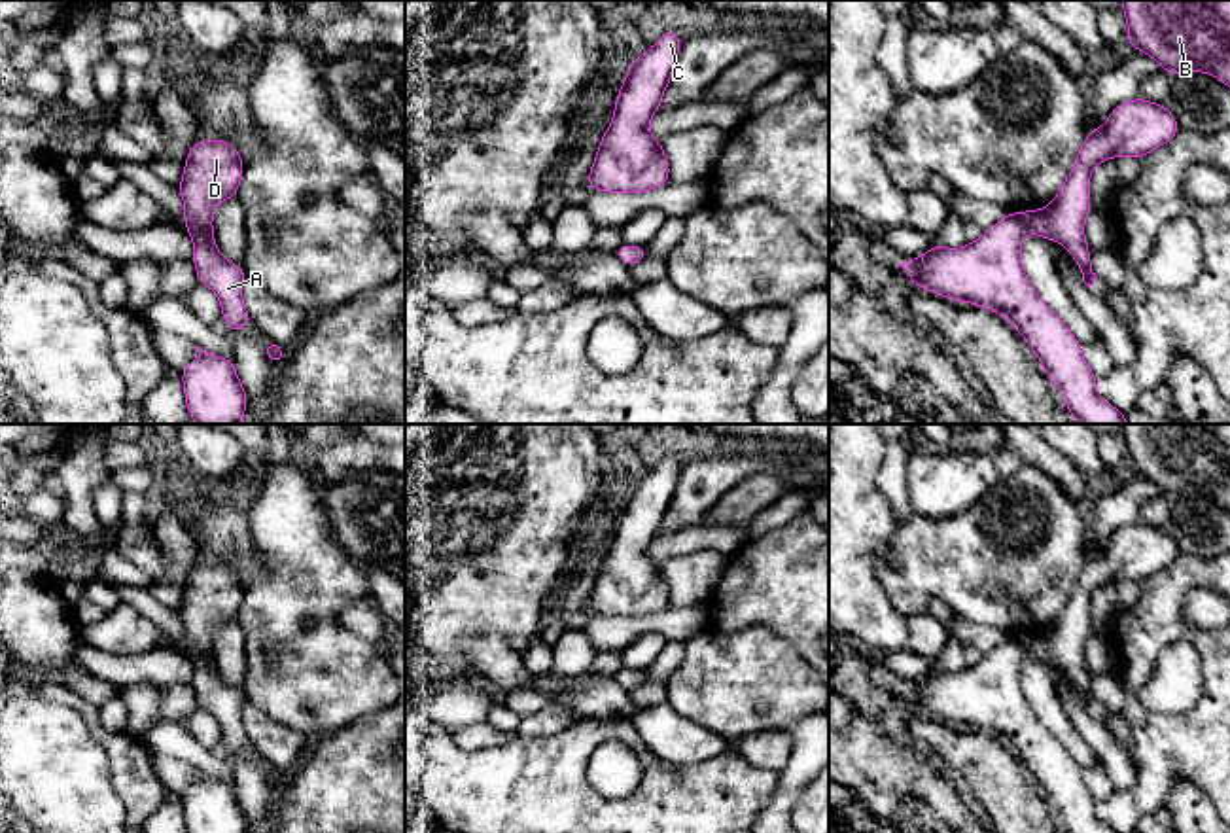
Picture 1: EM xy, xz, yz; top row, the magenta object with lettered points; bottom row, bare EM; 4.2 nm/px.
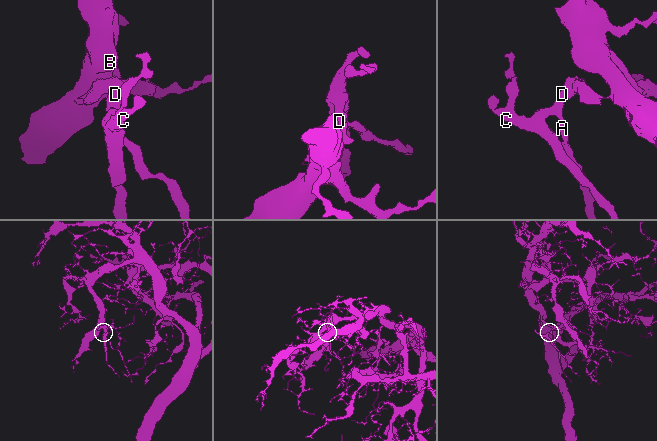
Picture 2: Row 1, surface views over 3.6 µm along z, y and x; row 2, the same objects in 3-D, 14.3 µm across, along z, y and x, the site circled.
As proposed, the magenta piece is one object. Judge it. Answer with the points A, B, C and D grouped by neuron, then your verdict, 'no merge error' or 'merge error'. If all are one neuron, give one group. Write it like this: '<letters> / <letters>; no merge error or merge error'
A B C D; no merge error

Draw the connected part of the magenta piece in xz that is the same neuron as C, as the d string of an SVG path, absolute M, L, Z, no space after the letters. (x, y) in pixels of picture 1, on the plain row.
M666 454L660 464L628 488L615 523L613 543L600 562L587 608L607 617L643 617L668 608L670 587L647 549L662 532L681 460Z

